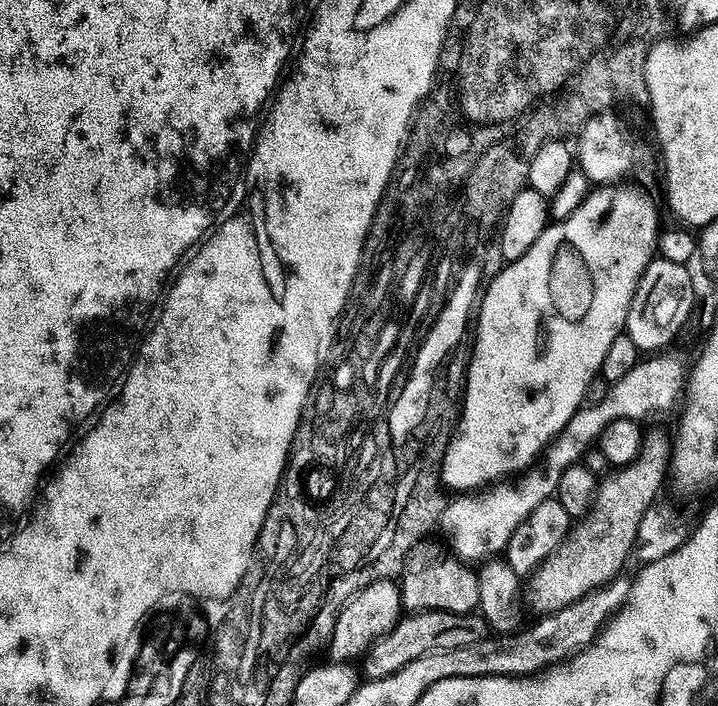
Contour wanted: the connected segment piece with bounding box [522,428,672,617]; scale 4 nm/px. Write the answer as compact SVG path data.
M652 428L649 432L647 429L640 441L640 453L629 464L609 471L597 483L596 496L588 513L573 523L567 538L527 577L528 585L523 585L522 600L528 603L530 611L536 612L537 617L548 616L623 573L620 571L636 547L638 522L642 522L642 514L657 503L656 495L666 484L671 459L672 440L669 433L667 436L660 428Z

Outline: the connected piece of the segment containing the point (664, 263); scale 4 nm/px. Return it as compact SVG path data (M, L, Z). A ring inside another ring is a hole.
M654 258L646 266L642 278L636 283L636 293L630 302L628 317L624 323L626 334L638 346L641 353L652 354L664 350L668 343L679 334L692 307L696 304L696 288L688 273L688 264Z

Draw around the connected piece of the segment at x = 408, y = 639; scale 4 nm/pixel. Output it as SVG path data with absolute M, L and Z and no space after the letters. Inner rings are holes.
M430 610L429 612L414 612L405 615L388 633L380 640L375 640L364 653L365 677L368 680L386 678L406 662L414 662L424 652L437 652L438 650L450 650L458 646L470 646L470 642L478 642L489 635L490 627L484 617L476 612L443 612L442 610Z

